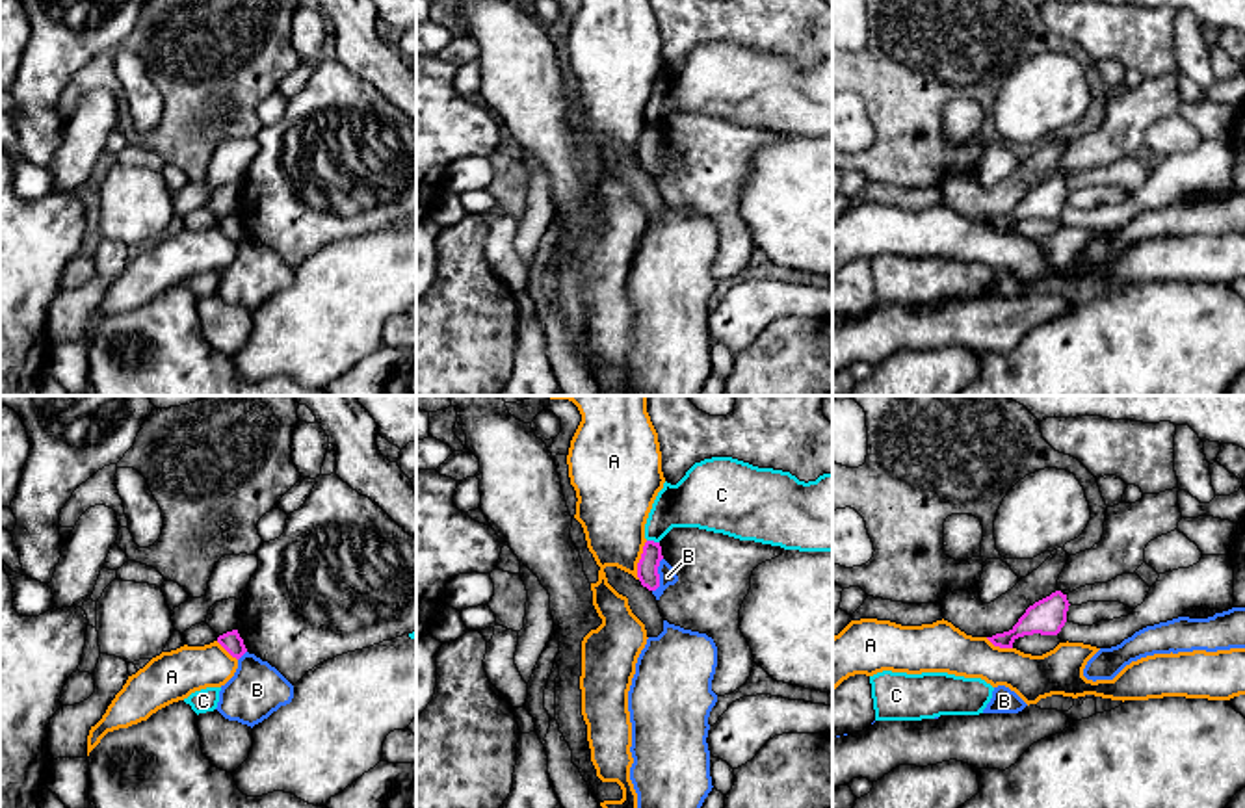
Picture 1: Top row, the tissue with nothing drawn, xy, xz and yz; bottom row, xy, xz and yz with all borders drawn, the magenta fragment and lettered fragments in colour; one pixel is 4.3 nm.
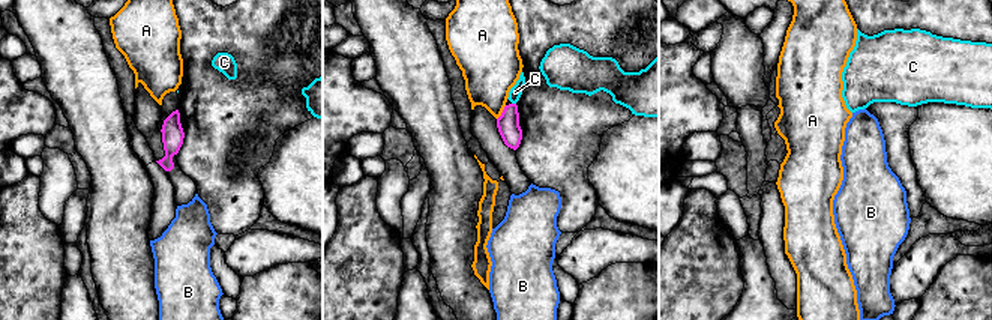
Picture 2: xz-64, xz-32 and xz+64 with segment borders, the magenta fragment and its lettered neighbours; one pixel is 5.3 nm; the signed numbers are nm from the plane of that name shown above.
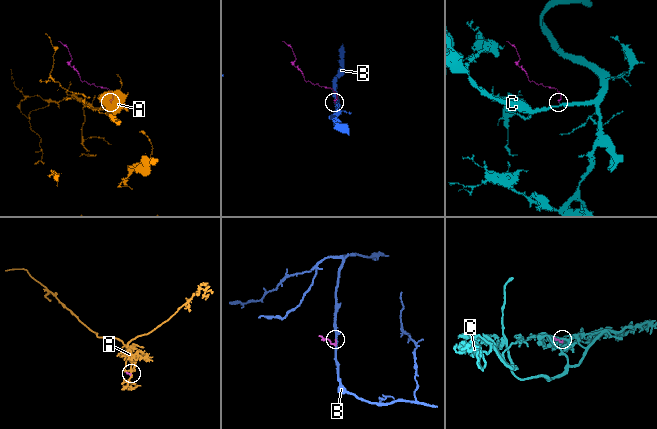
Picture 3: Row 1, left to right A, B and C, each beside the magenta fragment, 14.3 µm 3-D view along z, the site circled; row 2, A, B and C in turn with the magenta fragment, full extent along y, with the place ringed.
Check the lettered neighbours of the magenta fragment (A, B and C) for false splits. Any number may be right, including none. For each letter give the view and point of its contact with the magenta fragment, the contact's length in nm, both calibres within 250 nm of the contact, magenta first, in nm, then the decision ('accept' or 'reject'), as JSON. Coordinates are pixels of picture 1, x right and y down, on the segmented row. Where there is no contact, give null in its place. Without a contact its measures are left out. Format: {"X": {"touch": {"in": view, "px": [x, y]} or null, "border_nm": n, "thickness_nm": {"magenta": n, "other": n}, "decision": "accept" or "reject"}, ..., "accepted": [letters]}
{"A": {"touch": {"in": "xz", "px": [640, 560]}, "border_nm": 170, "thickness_nm": {"magenta": 100, "other": 300}, "decision": "reject"}, "B": {"touch": {"in": "xz", "px": [658, 574]}, "border_nm": 160, "thickness_nm": {"magenta": 100, "other": 80}, "decision": "reject"}, "C": {"touch": {"in": "xz", "px": [653, 541]}, "border_nm": 60, "thickness_nm": {"magenta": 100, "other": 220}, "decision": "reject"}, "accepted": []}

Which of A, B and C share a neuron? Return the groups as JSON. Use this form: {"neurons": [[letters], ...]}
{"neurons": [["A"], ["B"], ["C"]]}

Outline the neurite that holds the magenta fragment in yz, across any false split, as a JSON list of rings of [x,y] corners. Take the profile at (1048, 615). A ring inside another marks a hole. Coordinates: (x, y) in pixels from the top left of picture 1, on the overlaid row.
[[[1055,591],[1050,596],[1029,606],[1009,632],[996,633],[987,639],[994,646],[1013,648],[1013,643],[1024,635],[1057,635],[1067,622],[1068,606],[1070,604],[1067,600],[1067,594]]]

